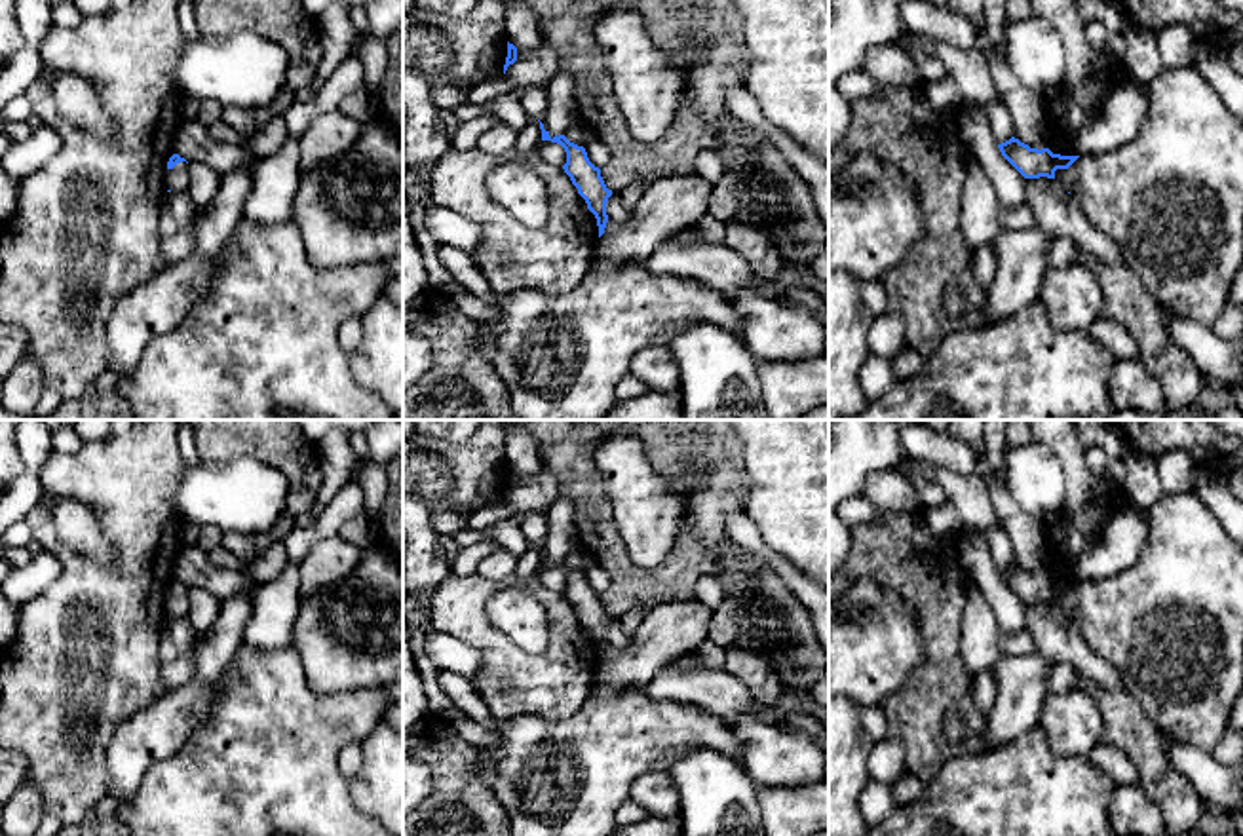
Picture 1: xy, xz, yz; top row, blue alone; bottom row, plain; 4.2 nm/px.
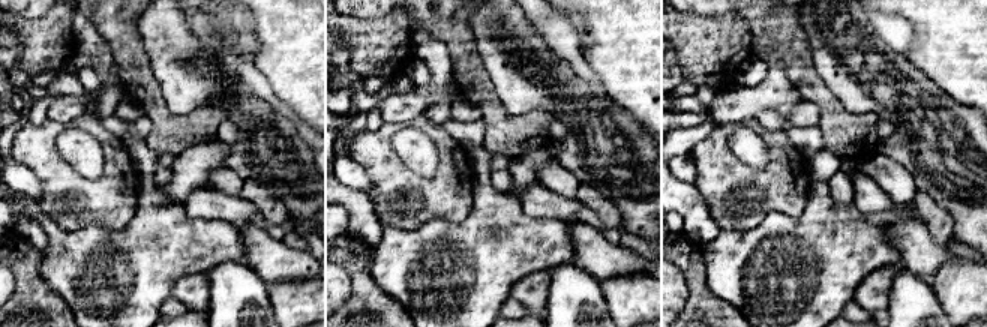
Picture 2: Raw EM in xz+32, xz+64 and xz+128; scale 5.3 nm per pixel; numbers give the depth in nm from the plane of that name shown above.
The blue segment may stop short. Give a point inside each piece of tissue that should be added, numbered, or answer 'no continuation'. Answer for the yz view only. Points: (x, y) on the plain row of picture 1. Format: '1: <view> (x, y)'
1: yz (1171, 624)

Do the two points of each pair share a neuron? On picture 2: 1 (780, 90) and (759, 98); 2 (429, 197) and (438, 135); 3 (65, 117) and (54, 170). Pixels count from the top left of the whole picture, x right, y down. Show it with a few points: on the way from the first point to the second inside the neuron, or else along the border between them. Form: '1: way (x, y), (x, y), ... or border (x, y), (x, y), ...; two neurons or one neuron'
1: way (776, 92), (764, 96); one neuron
2: way (444, 182), (447, 179), (447, 150); one neuron
3: border (47, 119), (63, 126); two neurons

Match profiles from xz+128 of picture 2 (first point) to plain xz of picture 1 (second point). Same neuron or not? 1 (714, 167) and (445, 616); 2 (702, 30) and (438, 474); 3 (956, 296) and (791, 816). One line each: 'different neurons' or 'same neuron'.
1: same neuron
2: different neurons
3: same neuron

